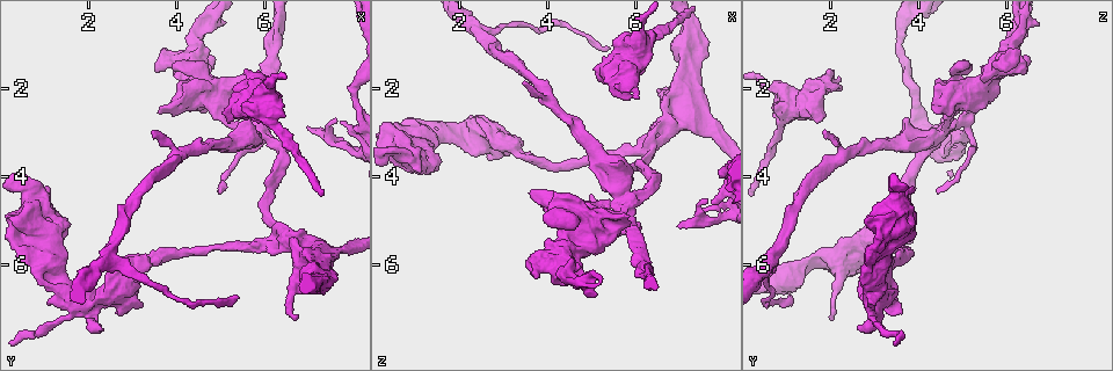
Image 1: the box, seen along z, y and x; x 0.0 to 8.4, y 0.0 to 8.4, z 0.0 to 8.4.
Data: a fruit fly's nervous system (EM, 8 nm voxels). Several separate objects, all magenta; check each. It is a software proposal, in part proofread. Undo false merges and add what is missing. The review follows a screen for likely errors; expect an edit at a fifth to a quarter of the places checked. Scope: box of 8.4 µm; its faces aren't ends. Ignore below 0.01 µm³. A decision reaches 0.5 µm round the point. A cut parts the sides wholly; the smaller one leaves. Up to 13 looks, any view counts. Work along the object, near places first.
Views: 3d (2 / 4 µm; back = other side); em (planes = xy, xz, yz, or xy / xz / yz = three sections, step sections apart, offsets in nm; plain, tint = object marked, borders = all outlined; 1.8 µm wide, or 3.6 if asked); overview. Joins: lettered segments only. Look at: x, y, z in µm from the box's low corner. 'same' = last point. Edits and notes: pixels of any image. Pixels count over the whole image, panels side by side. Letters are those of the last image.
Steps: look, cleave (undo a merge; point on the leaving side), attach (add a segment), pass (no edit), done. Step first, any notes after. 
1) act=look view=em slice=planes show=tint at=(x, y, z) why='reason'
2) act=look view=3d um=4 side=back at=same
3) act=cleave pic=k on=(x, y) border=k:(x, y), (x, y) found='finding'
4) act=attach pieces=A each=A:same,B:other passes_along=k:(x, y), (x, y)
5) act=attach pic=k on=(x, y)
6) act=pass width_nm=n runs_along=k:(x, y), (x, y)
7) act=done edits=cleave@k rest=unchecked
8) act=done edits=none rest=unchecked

act=look view=em slice=planes show=plain at=(4.10, 1.40, 5.85) why='a fork'

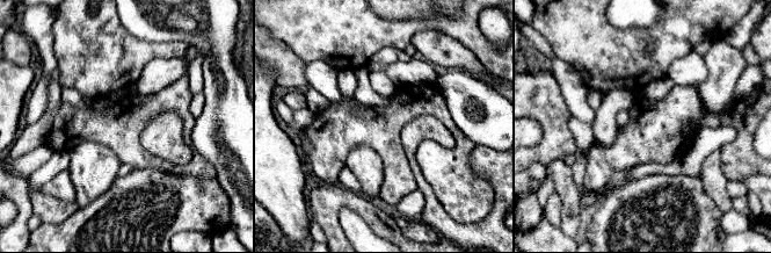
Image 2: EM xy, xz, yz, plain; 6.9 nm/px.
act=look view=em slice=planes show=borders at=same

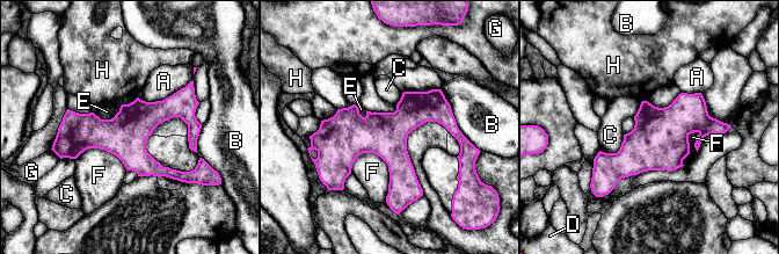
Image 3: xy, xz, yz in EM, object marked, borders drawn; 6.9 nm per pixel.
act=pass longest_contact=B:420nm each=A:other,B:other,C:other,D:other,E:other,F:other,G:other,H:other border=3:(359, 153), (386, 164), (386, 201) found='all the same cell'

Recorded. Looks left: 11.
act=look view=em slice=planes show=borders at=(7.70, 3.30, 4.70) why='free end'

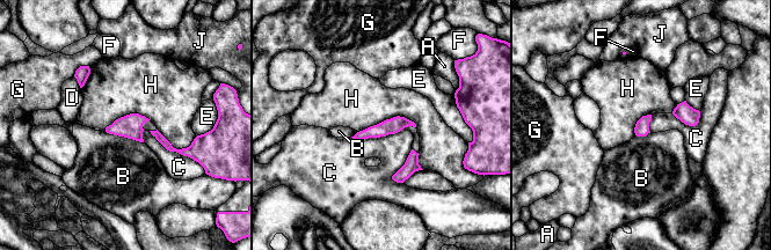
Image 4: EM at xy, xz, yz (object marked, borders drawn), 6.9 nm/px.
act=pass longest_contact=H:420nm each=A:other,B:other,C:other,D:other,E:other,F:other,G:other,H:other,J:other runs_along=4:(408, 123), (398, 123), (358, 137) found='no lettered segment goes on from it'

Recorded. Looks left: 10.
act=look view=em slice=planes show=borders at=(6.25, 5.30, 3.40) why='branch point'

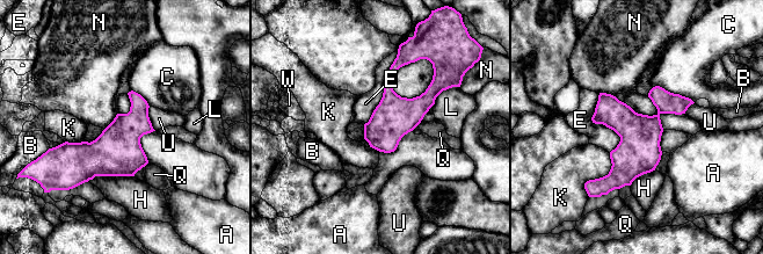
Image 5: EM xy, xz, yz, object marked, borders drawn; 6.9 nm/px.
act=pass each=A:other,B:other,C:other,E:other,H:other,K:other,L:other,N:other,Q:other,U:other,W:other runs_along=5:(688, 101), (656, 116), (604, 188) found='one cell here'

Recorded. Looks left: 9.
act=look view=3d um=4 at=(6.10, 2.05, 0.95) why='calibre changes'

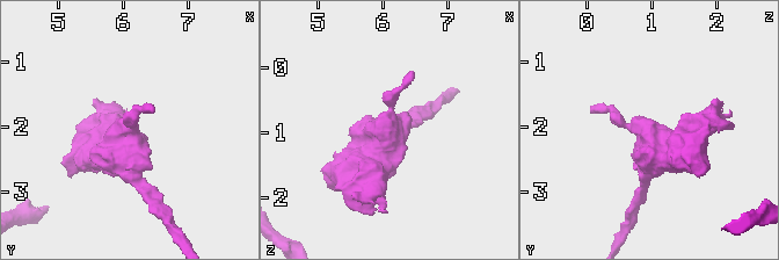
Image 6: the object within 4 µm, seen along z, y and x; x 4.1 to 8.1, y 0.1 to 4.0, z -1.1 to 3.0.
act=look view=em slice=xz step=16 show=tint at=(6.00, 2.10, 0.95) arms=4 why='shape alone is not enough'

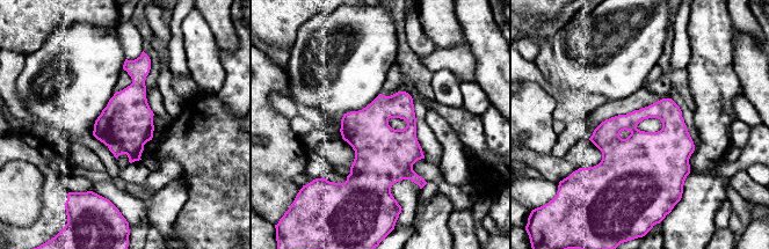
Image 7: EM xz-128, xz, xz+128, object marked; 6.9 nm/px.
act=look view=em slice=xz step=16 show=borders at=same

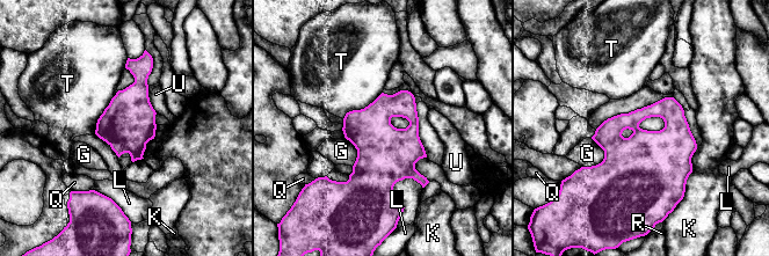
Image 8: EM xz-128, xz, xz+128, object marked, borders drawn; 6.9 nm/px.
act=pass width_nm=170 each=G:other,K:other,L:other,Q:other,R:other,T:other,U:other found='one cell here'

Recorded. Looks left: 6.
act=look view=em slice=planes show=tint at=(5.90, 2.90, 4.55) why='side arm on a straight run'

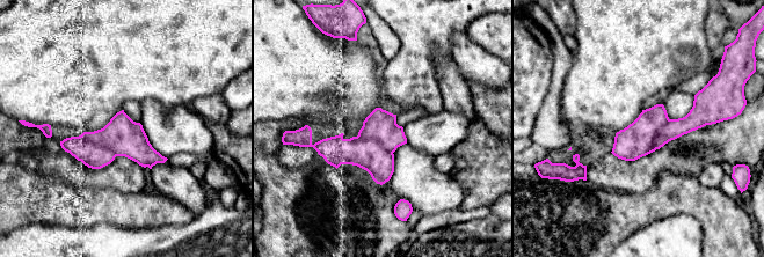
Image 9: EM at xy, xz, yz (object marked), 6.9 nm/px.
act=look view=em slice=planes show=borders at=same

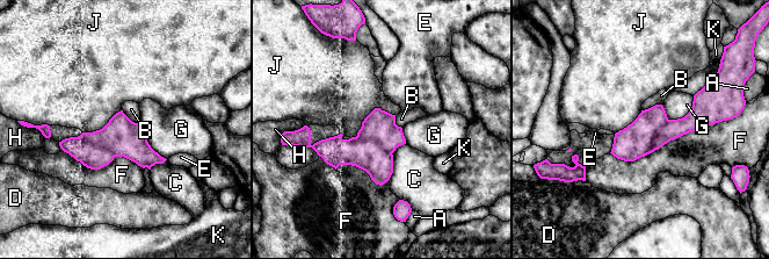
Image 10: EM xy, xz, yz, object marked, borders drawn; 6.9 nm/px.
act=cleave pic=10 on=(92, 156) width_nm=280 each=A:other,B:other,C:other,D:other,E:other,F:other,G:other,H:other,J:other,K:other border=10:(82, 132), (115, 156) found='two cells meet here'

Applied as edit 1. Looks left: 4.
act=done edits=cleave@10 rest=unchecked

